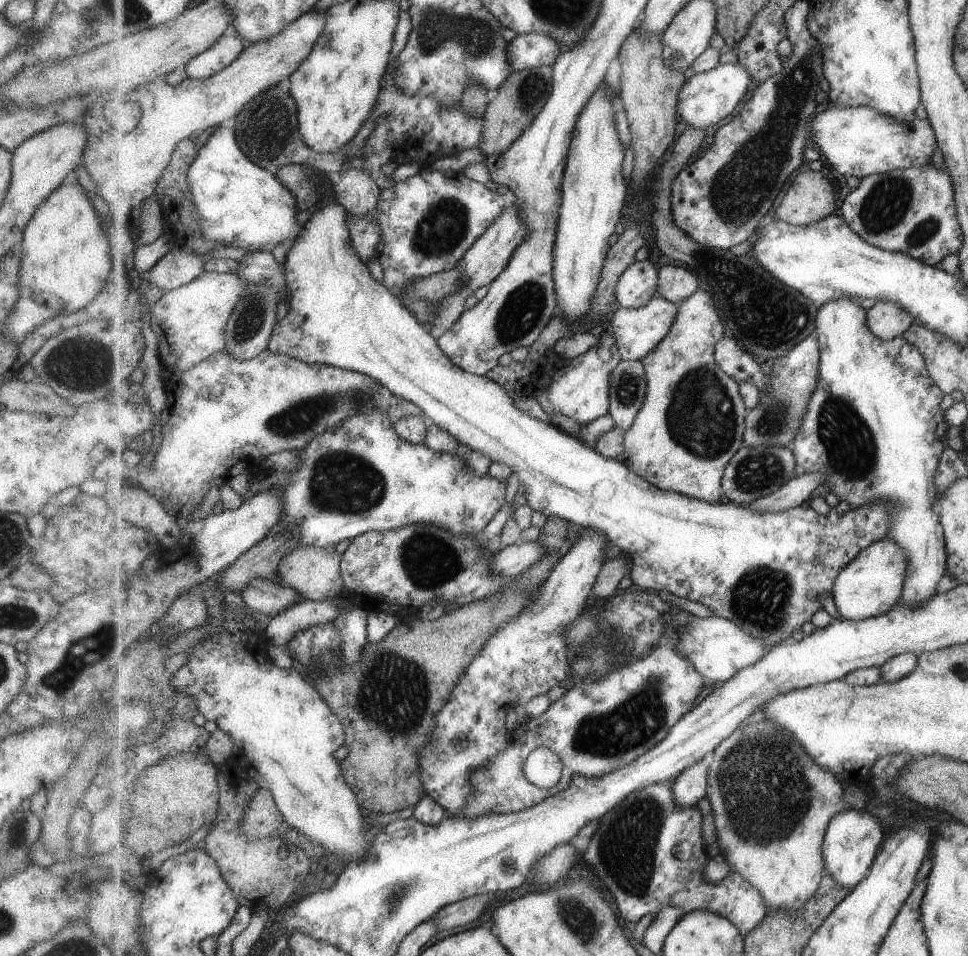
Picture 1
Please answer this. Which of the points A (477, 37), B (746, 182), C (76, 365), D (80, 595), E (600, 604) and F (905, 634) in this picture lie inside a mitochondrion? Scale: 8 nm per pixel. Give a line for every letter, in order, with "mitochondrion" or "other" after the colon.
A: mitochondrion
B: mitochondrion
C: mitochondrion
D: other
E: other
F: other

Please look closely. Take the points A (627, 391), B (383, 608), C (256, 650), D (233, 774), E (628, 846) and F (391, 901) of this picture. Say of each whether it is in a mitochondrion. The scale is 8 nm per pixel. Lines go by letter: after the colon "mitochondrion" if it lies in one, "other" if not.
A: mitochondrion
B: other
C: other
D: other
E: mitochondrion
F: mitochondrion

